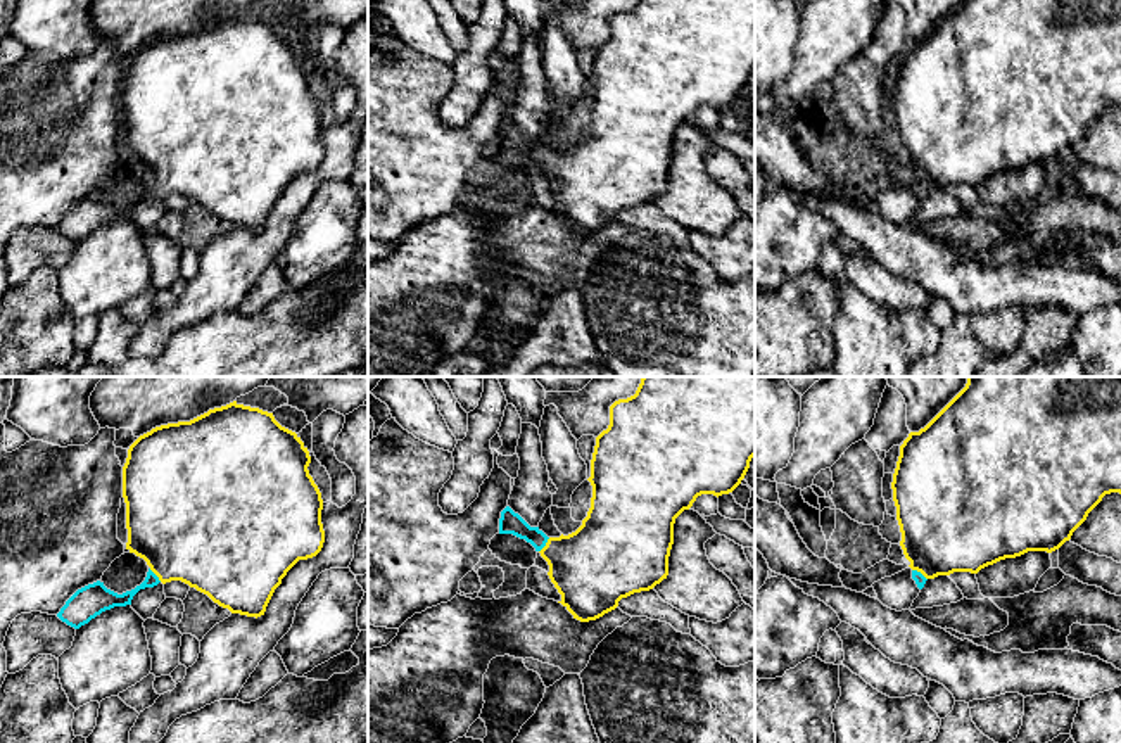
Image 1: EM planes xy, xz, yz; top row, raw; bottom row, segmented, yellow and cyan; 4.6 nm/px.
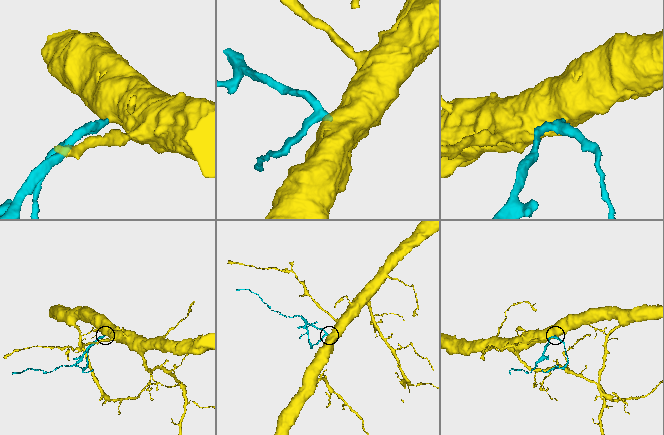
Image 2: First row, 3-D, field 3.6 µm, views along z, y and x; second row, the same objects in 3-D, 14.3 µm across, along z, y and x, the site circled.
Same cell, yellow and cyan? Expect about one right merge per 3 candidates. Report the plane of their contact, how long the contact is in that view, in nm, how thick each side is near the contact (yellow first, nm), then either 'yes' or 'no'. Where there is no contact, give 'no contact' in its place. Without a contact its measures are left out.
xz | 90 nm | 380/110 nm | yes

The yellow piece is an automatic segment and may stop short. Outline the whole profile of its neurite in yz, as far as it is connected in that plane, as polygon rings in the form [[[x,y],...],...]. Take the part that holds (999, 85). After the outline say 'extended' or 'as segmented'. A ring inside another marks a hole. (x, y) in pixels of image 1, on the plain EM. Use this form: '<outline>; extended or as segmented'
[[[964,0],[924,41],[910,45],[903,54],[891,102],[902,145],[900,159],[919,202],[938,188],[978,187],[988,178],[1028,164],[1052,166],[1071,152],[1105,107],[1121,107],[1121,0]]]; extended

